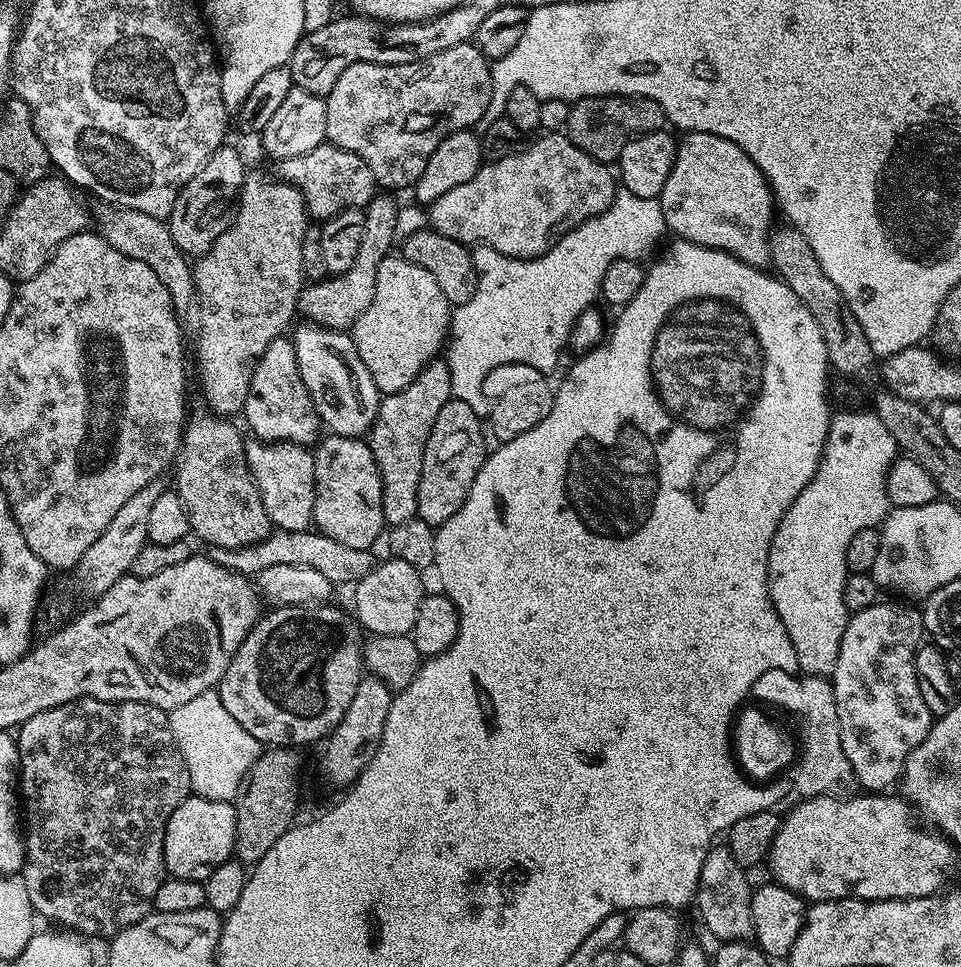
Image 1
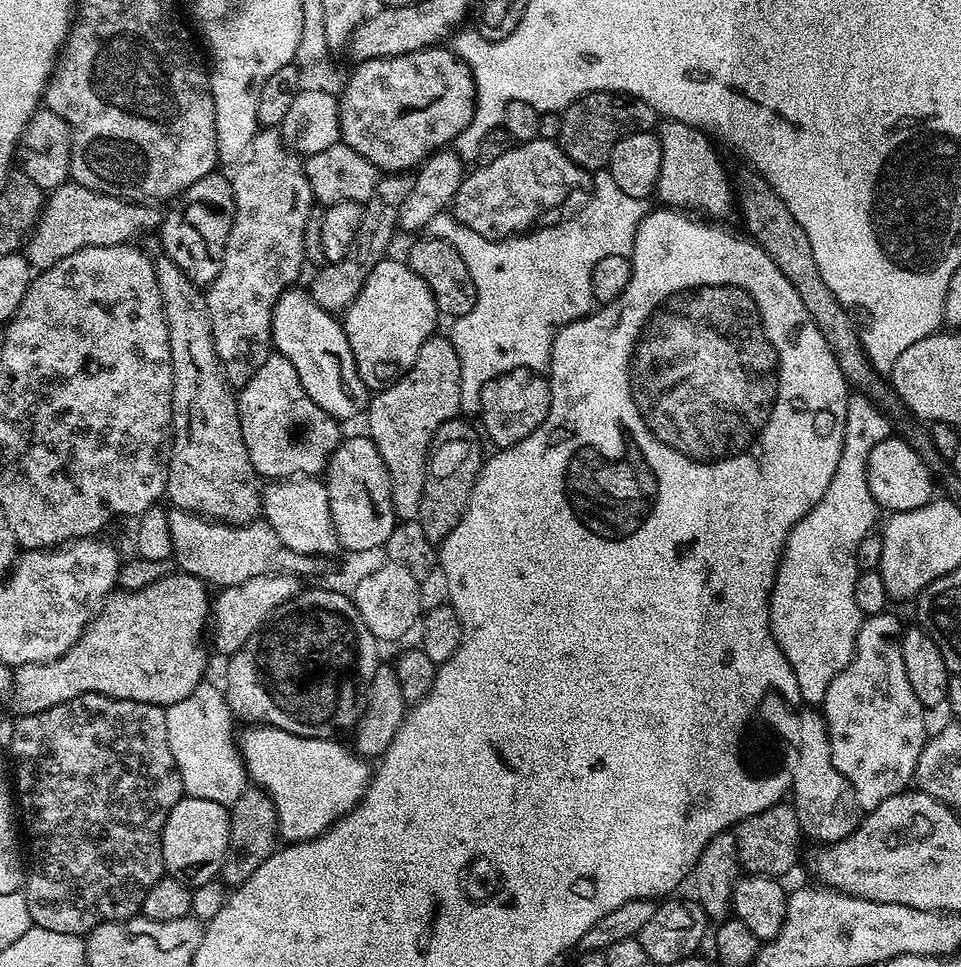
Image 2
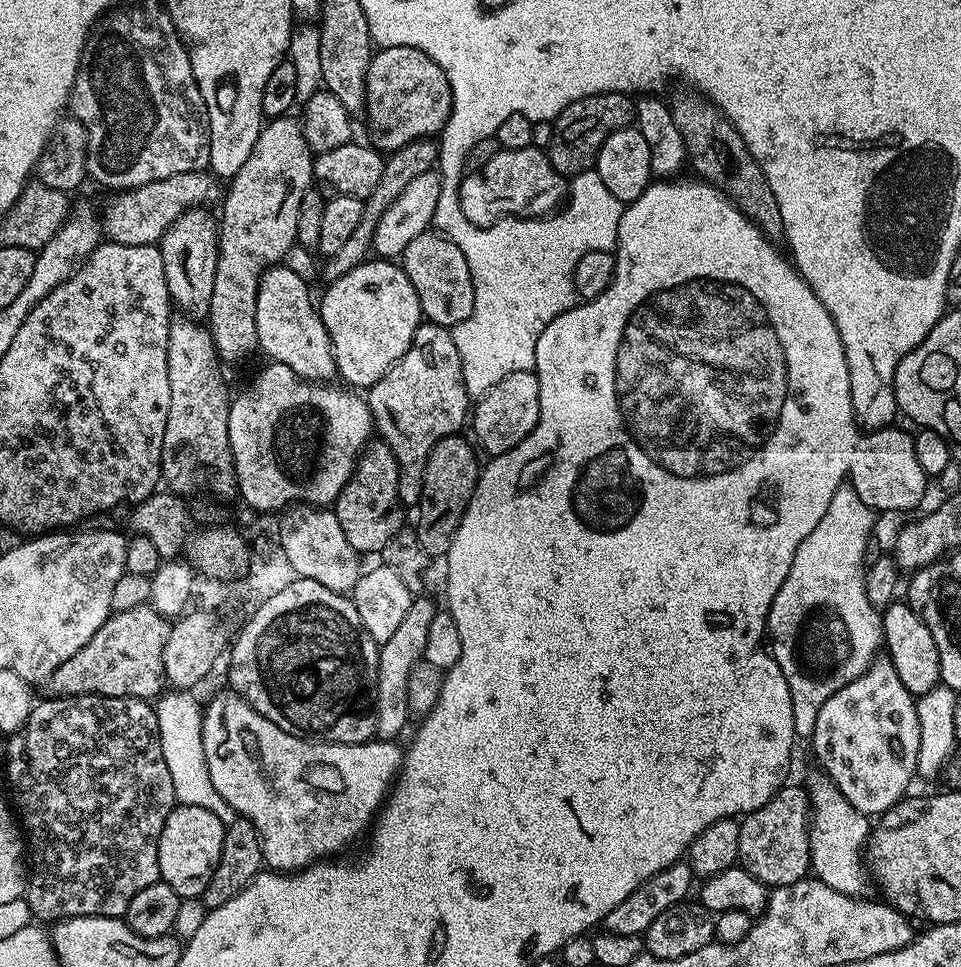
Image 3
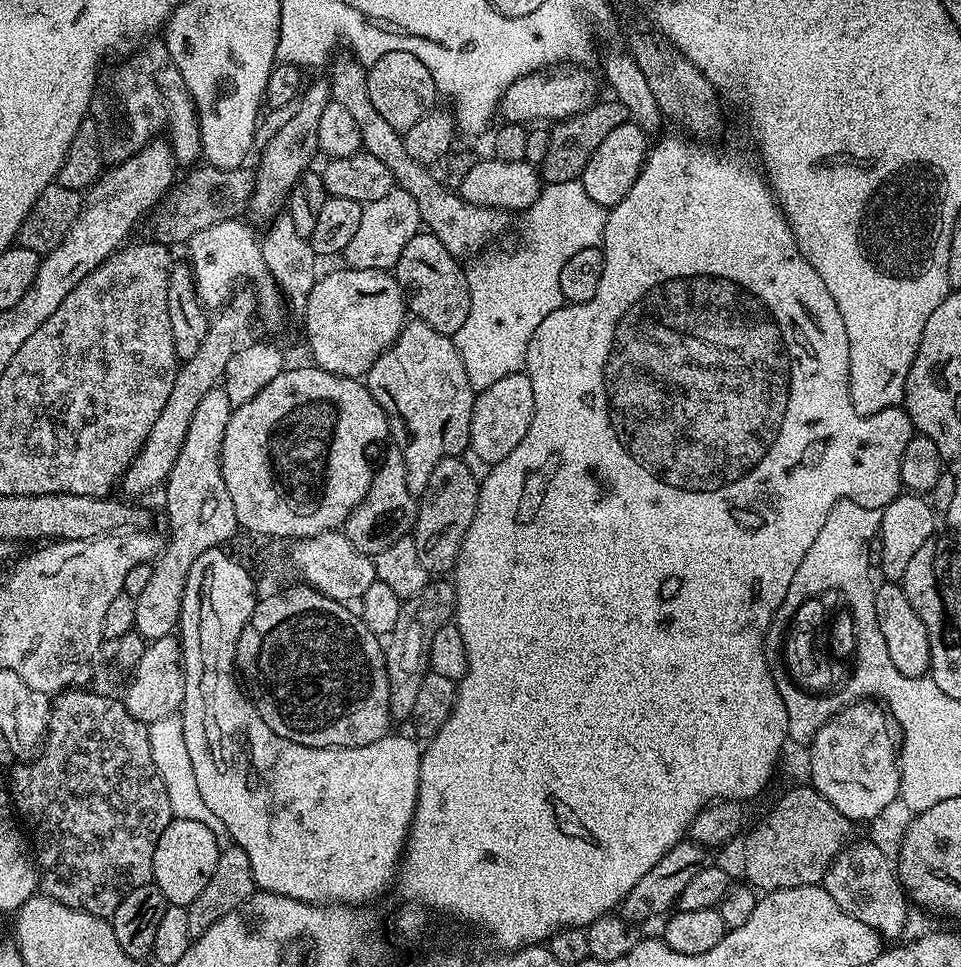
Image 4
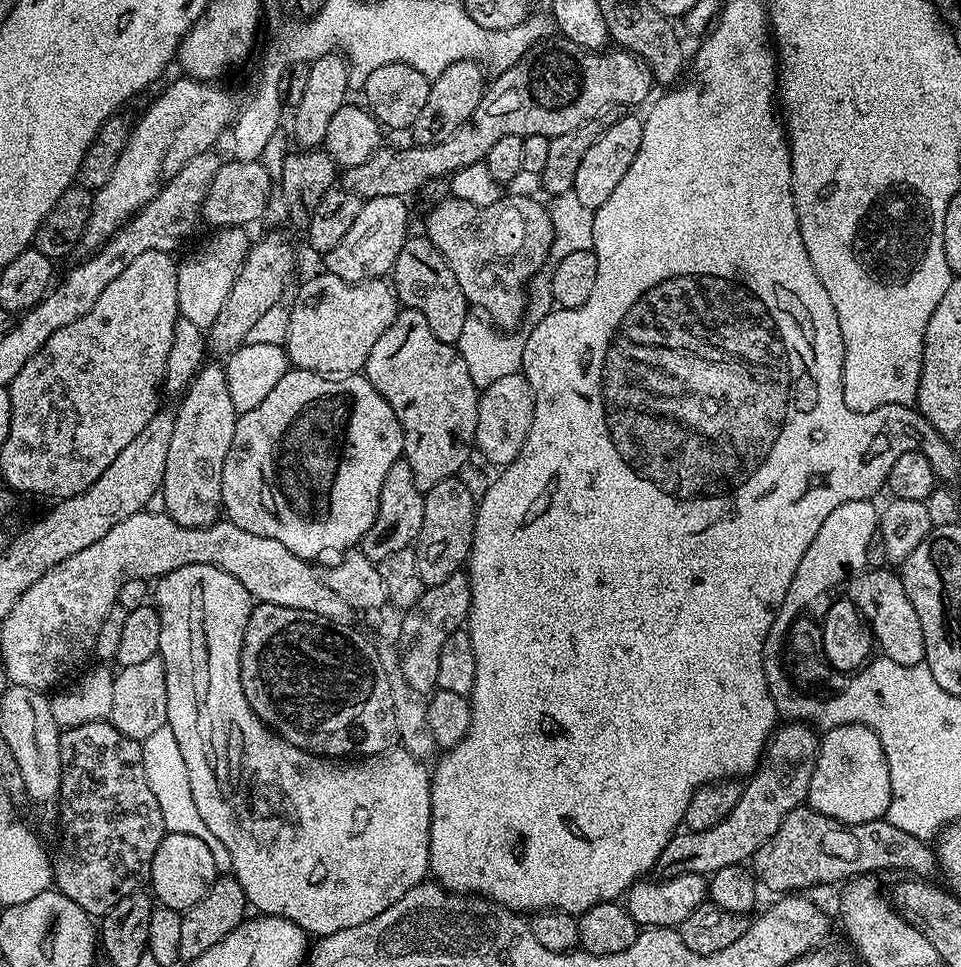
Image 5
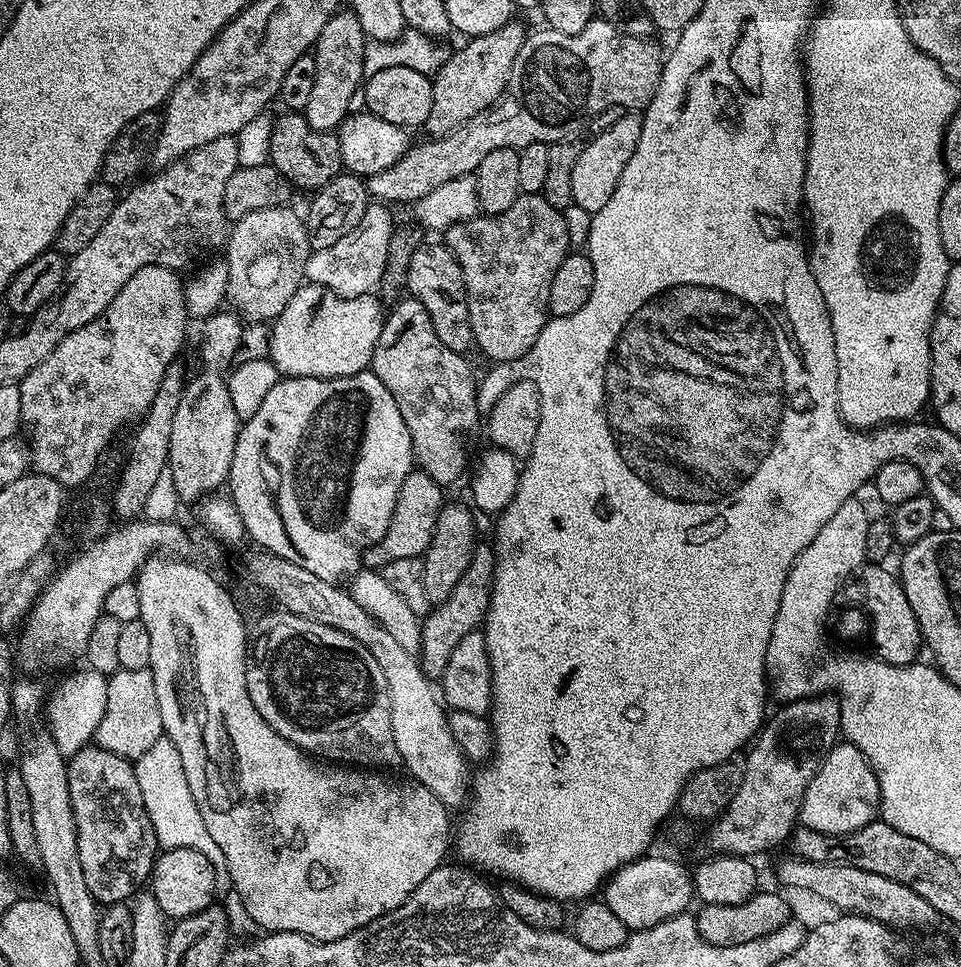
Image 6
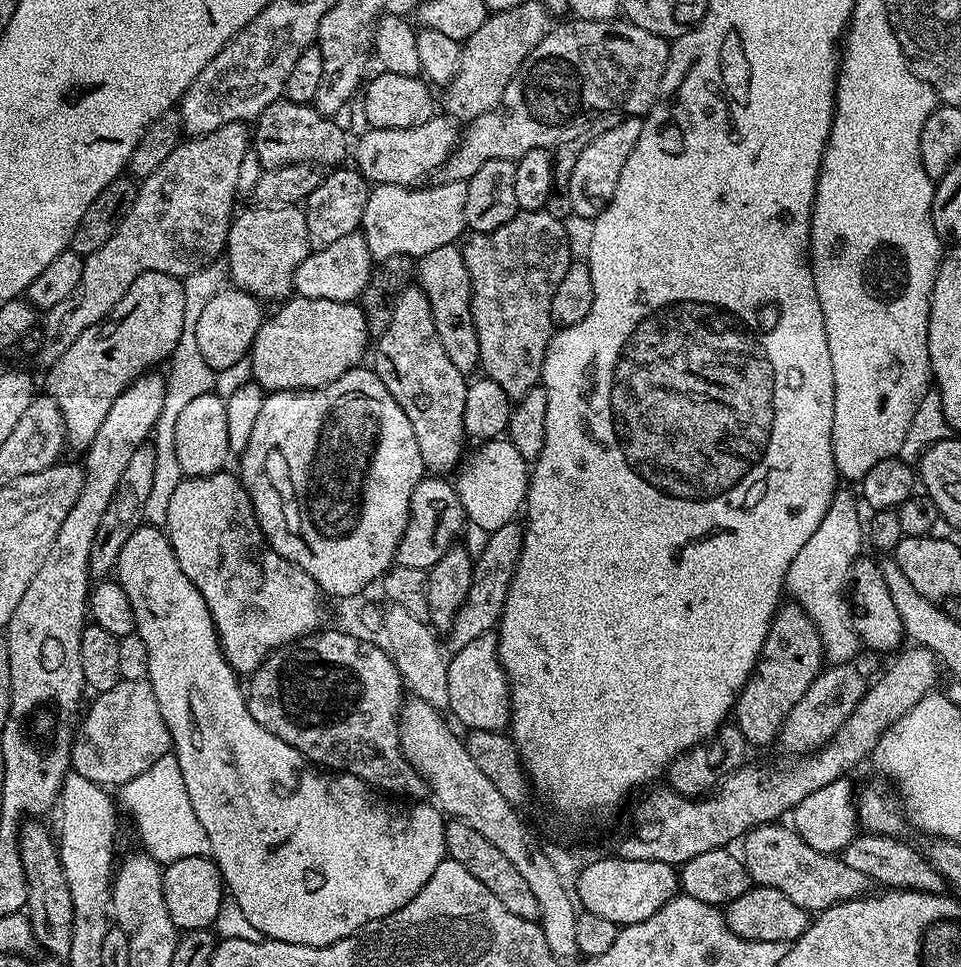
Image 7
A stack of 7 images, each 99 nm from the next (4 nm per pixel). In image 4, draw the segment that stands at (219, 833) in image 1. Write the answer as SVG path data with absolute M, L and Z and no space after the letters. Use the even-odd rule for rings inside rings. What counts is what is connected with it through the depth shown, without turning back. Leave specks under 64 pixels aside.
M190 818L173 819L162 830L162 838L158 838L158 846L154 846L154 862L152 863L152 879L166 894L169 905L187 908L206 890L206 882L214 875L214 866L218 866L218 858L222 845L210 834L210 826L202 826L202 822L190 822Z

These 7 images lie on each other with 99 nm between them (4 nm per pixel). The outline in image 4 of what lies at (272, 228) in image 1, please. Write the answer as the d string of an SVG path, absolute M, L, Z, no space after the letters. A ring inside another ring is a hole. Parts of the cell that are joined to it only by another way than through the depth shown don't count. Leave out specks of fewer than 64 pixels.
M320 78L303 89L299 99L298 111L290 122L280 124L277 132L268 140L264 153L260 156L260 165L254 168L254 183L252 185L252 198L250 212L258 219L268 222L285 207L286 197L292 187L305 172L313 167L312 159L318 156L318 122L322 118L328 103L333 100L332 87L327 79ZM280 208L280 209L279 209Z

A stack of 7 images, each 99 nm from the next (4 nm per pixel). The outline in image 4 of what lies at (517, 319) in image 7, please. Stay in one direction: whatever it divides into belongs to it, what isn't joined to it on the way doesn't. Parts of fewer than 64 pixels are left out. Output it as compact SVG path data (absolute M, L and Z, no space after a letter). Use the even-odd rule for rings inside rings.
M337 55L331 61L330 69L332 73L326 76L328 84L332 87L332 98L338 101L343 108L354 118L358 125L358 134L363 151L374 154L378 162L386 165L386 170L390 170L395 187L406 190L418 202L421 225L431 232L450 254L457 258L475 257L489 247L491 240L496 240L508 228L509 213L503 208L487 208L466 202L455 191L452 192L444 184L439 184L431 176L429 169L423 164L419 164L410 154L406 154L404 137L382 114L378 114L374 102L370 102L370 86L368 85L368 68L361 64L359 60L351 55Z

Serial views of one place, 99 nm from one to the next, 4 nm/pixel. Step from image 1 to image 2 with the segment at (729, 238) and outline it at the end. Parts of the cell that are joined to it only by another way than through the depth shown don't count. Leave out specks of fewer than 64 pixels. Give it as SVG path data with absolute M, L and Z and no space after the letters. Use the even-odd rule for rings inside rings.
M667 118L659 121L658 135L662 162L658 170L655 195L660 196L659 203L704 218L720 218L716 216L728 216L731 212L733 215L734 184L719 154L712 149L713 141L700 129Z

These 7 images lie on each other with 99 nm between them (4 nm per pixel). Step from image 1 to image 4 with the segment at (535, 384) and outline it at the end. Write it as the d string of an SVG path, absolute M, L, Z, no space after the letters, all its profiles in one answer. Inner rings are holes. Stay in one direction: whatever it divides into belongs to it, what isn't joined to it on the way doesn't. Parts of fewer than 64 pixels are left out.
M527 371L515 372L506 374L506 378L494 382L494 386L486 386L486 390L475 393L475 398L468 446L471 455L476 455L484 466L491 466L502 462L502 458L526 438L526 430L530 430L534 418L534 386Z

